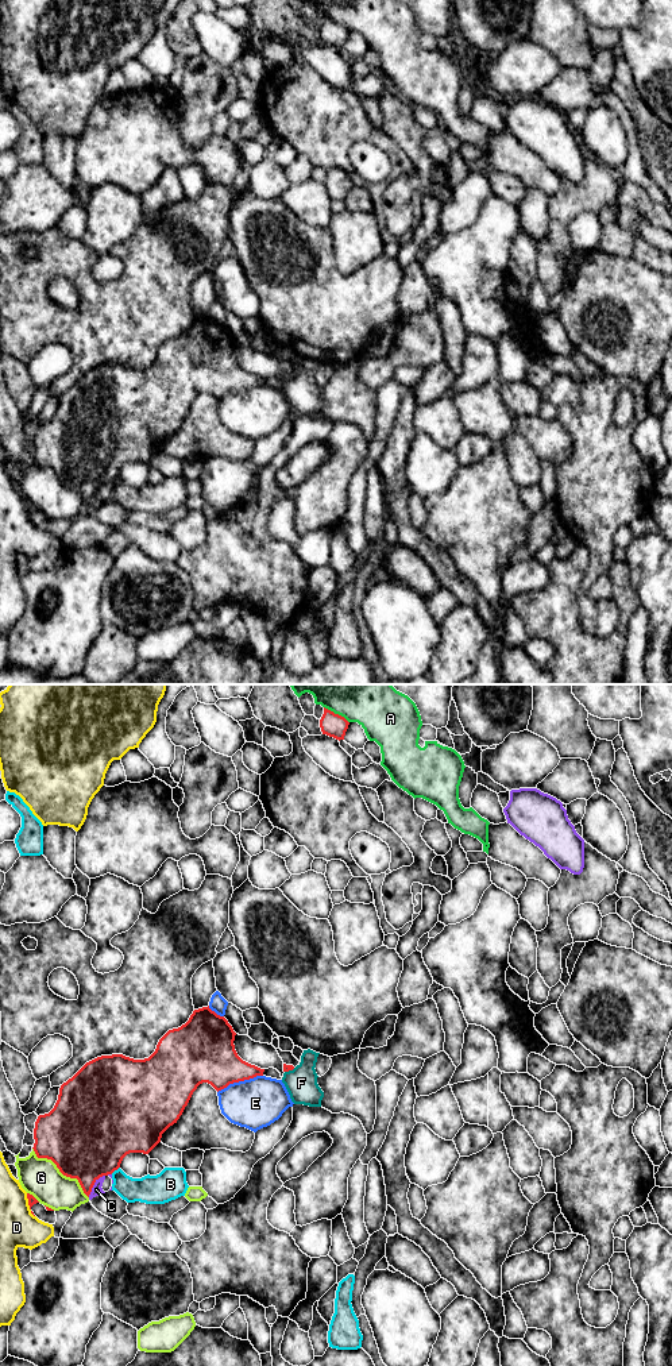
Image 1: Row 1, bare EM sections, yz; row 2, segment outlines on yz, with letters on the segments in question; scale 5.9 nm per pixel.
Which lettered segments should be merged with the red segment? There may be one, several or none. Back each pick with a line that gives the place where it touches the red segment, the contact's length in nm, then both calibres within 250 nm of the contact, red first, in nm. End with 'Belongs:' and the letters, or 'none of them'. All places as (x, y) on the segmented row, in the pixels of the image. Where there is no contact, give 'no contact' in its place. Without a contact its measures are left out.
Belongs: none of them

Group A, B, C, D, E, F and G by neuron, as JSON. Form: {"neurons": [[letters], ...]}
{"neurons": [["A"], ["B"], ["C"], ["D"], ["E"], ["F"], ["G"]]}

